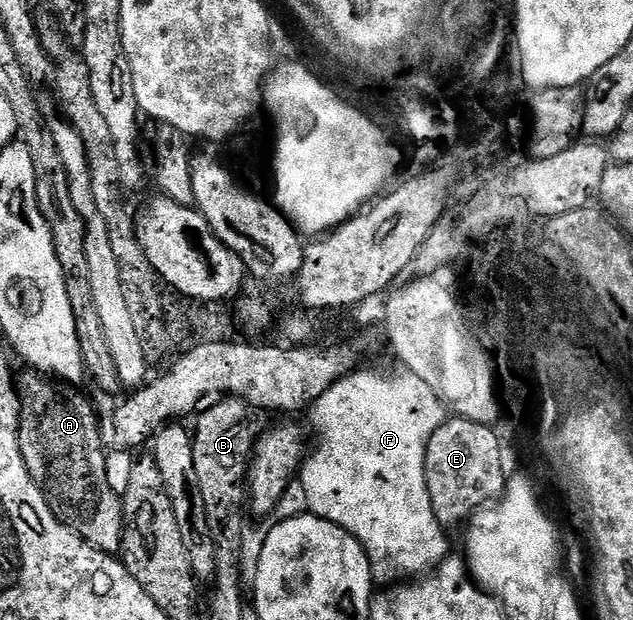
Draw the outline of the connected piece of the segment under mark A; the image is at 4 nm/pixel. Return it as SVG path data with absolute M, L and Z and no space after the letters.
M36 373L19 376L20 392L20 428L18 429L18 445L22 453L22 461L26 461L26 469L30 469L30 477L44 491L50 509L72 531L84 538L86 543L94 545L100 551L119 552L120 541L124 532L124 509L121 496L110 489L106 477L106 461L108 456L100 435L100 421L95 408L84 399L64 399L51 387L47 378Z

